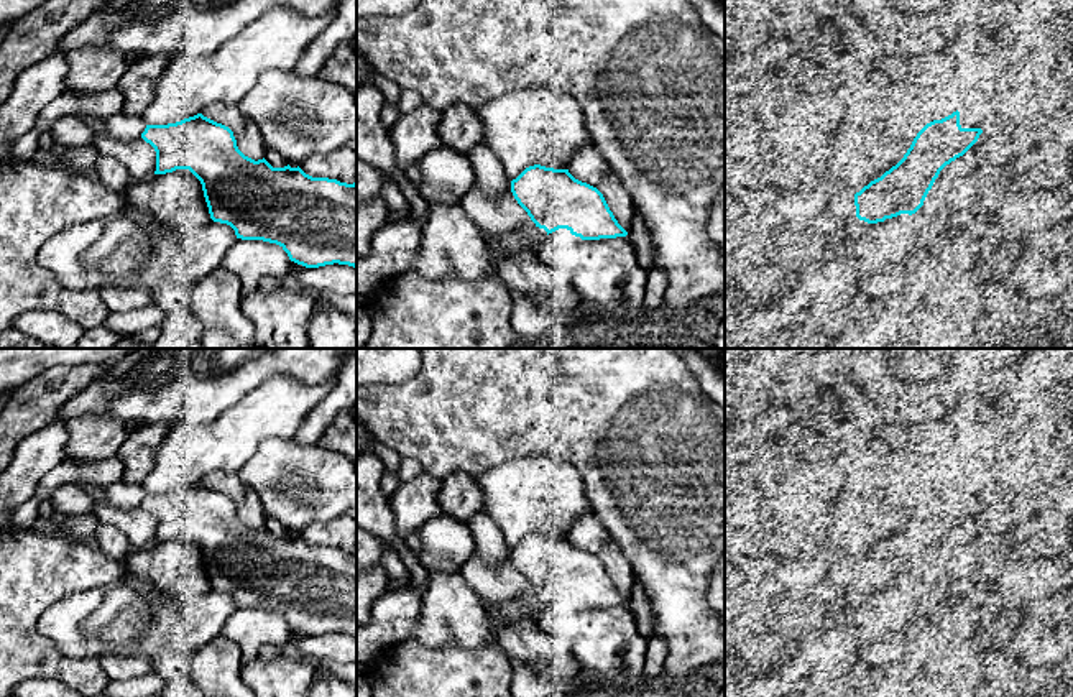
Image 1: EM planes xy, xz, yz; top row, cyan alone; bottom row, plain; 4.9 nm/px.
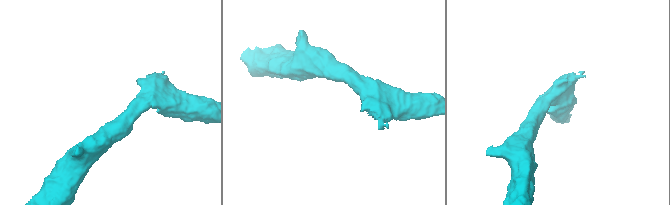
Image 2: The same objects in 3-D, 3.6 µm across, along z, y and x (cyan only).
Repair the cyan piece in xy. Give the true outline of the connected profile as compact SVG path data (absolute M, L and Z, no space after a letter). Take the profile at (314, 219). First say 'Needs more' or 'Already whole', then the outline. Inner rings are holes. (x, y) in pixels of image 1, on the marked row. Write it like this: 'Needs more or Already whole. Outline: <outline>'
Already whole. Outline: M202 113L176 123L146 125L141 138L156 151L154 174L189 169L202 184L210 219L230 225L237 238L276 243L288 253L291 261L306 268L334 263L357 268L357 182L347 184L329 178L312 178L299 166L273 168L265 158L255 161L238 150L228 127Z

